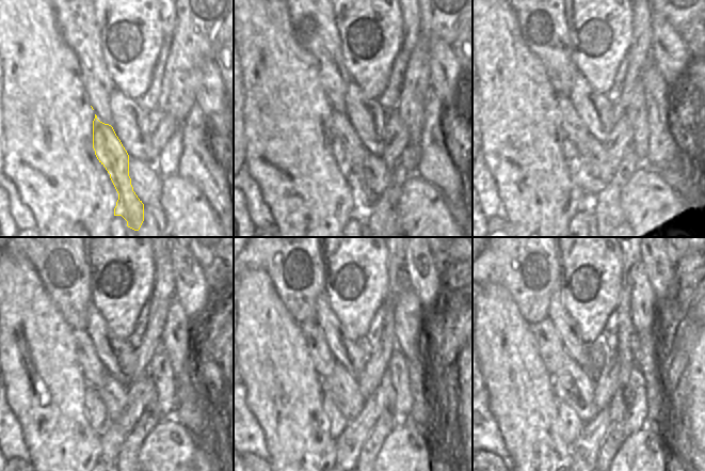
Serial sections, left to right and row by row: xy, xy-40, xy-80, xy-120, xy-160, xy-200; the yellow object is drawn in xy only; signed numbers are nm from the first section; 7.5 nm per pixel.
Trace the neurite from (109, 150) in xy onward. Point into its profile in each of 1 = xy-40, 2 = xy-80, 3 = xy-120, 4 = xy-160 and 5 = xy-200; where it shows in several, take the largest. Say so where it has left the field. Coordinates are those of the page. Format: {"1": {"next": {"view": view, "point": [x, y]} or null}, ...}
{"1": {"next": {"view": "xy-40", "point": [347, 148]}}, "2": {"next": {"view": "xy-80", "point": [577, 135]}}, "3": {"next": {"view": "xy-120", "point": [94, 372]}}, "4": {"next": {"view": "xy-160", "point": [324, 362]}}, "5": {"next": {"view": "xy-200", "point": [550, 347]}}}

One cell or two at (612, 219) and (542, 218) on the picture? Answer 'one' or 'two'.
two

